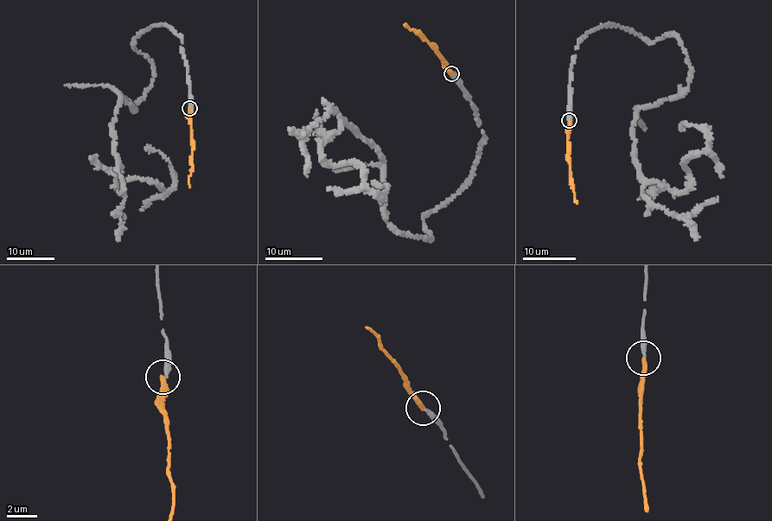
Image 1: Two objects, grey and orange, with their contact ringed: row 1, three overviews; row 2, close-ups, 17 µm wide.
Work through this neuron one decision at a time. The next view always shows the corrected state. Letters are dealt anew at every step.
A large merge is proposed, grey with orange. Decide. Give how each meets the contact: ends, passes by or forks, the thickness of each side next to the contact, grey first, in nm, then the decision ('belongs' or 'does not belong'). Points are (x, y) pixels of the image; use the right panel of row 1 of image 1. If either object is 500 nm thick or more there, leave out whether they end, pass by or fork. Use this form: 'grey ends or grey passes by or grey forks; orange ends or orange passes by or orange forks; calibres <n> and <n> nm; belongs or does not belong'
grey ends; orange ends; calibres 300 and 340 nm; does not belong

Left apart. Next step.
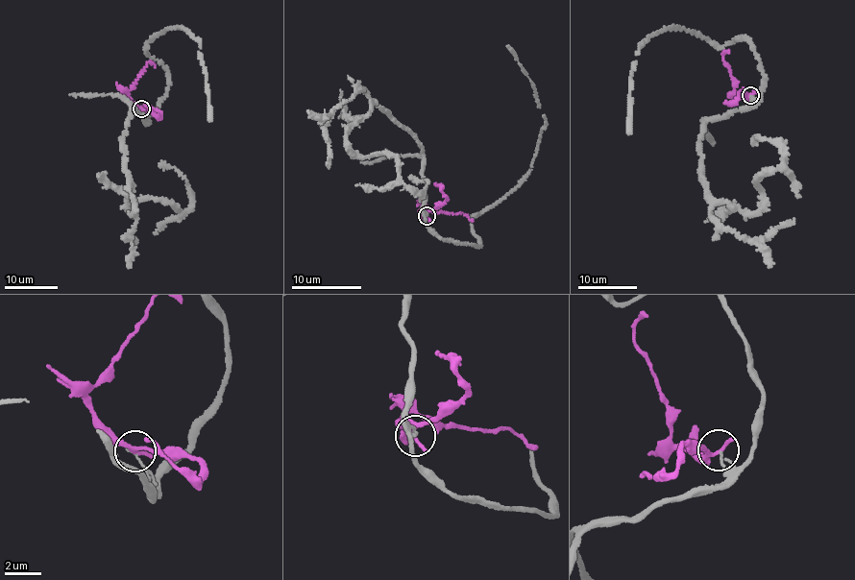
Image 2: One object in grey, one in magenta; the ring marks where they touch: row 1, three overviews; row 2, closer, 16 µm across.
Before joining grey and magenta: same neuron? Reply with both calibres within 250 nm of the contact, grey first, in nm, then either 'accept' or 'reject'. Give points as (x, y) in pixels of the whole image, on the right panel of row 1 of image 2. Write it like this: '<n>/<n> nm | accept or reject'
110/170 nm | reject

